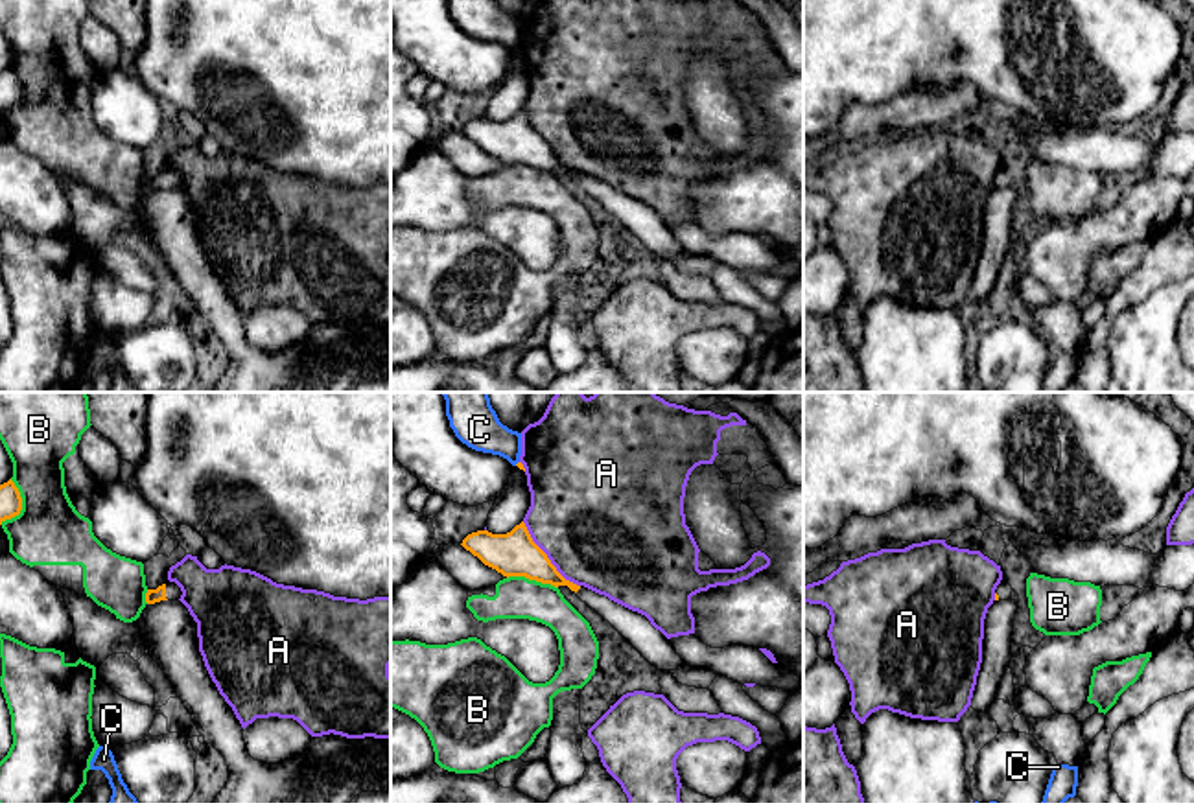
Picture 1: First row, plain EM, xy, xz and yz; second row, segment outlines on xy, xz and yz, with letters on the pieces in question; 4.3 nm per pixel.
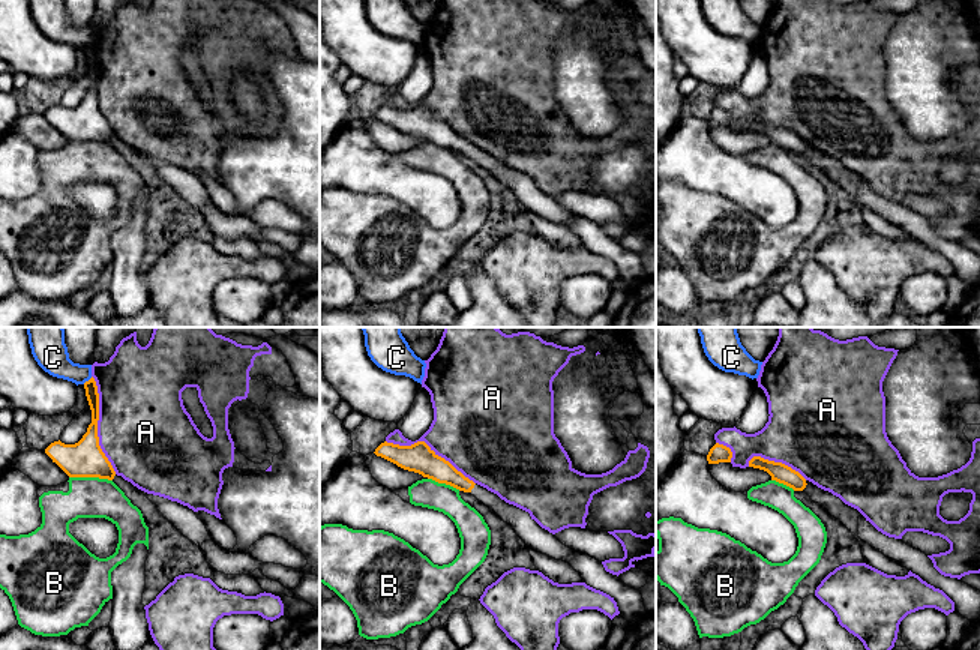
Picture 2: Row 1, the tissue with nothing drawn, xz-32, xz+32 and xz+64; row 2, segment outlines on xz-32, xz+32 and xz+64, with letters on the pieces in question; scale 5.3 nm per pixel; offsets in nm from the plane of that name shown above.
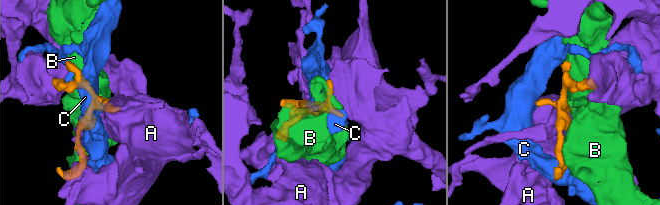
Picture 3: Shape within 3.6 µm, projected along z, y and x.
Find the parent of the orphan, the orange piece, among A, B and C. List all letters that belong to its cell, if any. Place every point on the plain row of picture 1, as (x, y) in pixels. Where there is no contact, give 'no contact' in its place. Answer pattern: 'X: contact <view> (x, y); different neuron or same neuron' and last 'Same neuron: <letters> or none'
A: contact xz (546, 144); different neuron
B: contact xy (21, 93); different neuron
C: no contact; different neuron
Same neuron: none

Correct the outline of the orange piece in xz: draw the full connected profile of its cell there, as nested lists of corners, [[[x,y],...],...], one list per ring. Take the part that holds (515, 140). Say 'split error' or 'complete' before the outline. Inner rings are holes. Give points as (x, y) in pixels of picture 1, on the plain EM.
split error; [[[521,109],[507,122],[477,118],[462,131],[485,153],[503,164],[525,164],[555,175],[568,173],[577,184],[608,208],[650,252],[658,258],[680,258],[689,254],[673,236],[671,228],[650,208],[604,182],[566,168],[547,142],[533,129]]]

